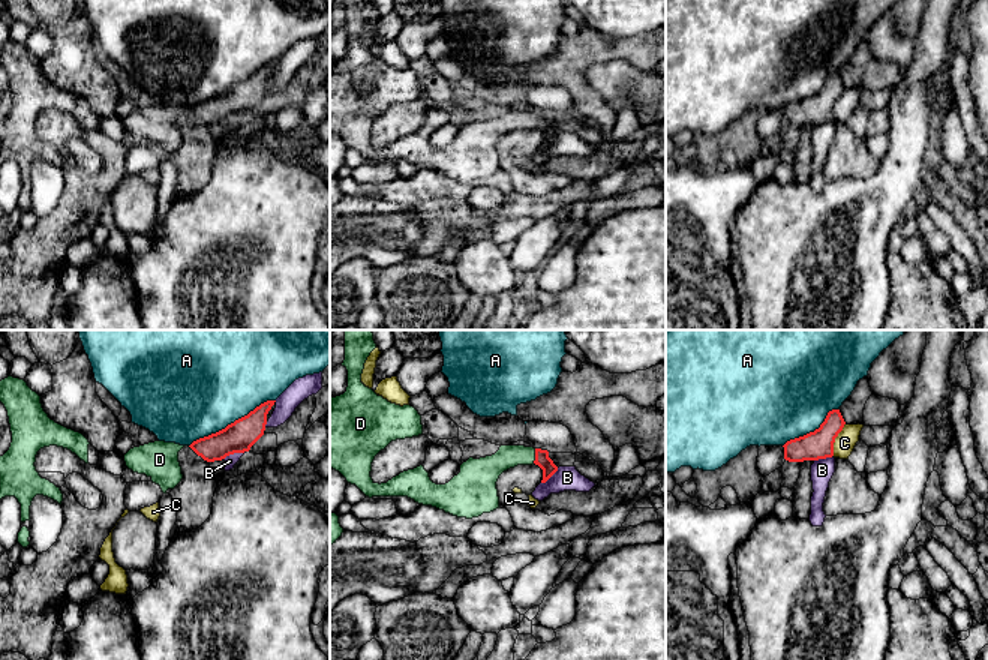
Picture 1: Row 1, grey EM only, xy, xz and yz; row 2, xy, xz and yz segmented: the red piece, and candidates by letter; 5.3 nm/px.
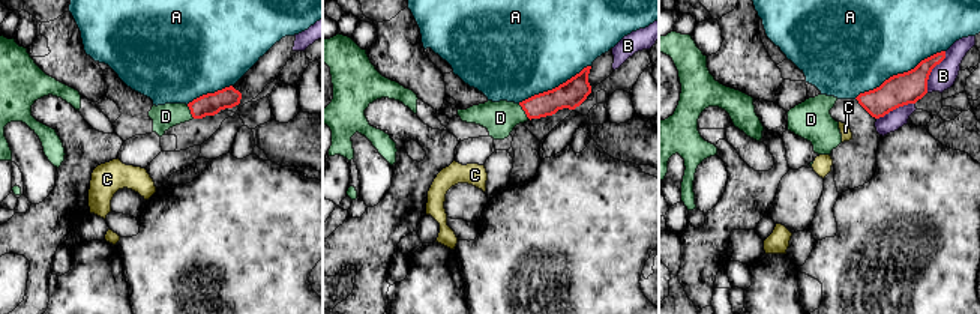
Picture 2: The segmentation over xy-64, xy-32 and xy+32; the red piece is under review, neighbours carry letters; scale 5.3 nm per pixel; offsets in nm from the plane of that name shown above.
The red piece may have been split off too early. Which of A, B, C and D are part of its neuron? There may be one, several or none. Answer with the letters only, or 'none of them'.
D

